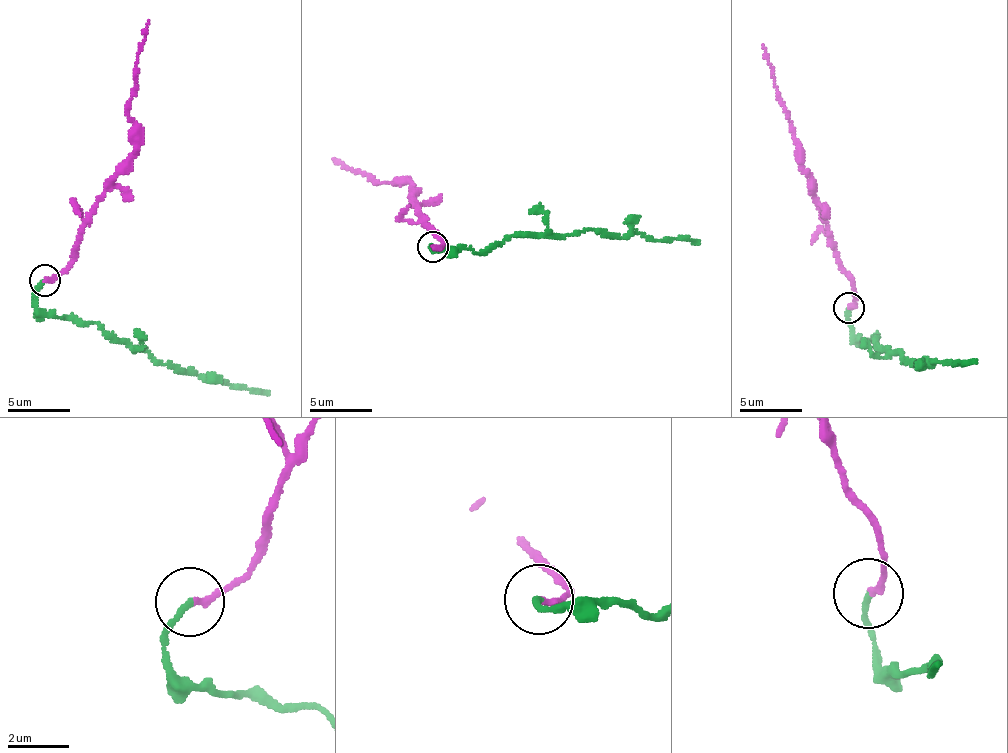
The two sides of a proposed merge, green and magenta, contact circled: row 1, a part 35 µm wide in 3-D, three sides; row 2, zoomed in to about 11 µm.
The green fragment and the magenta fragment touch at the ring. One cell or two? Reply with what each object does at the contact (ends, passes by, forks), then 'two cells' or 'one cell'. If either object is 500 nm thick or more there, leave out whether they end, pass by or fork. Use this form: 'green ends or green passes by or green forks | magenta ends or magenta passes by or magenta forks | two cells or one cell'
green ends | magenta ends | two cells

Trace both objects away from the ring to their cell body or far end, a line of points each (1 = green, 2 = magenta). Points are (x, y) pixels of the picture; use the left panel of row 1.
1: (45, 281), (34, 293), (39, 309), (105, 331), (129, 346), (145, 348), (165, 364), (267, 394)
2: (45, 281), (73, 260), (86, 213), (106, 180), (135, 151), (128, 106), (148, 21)

